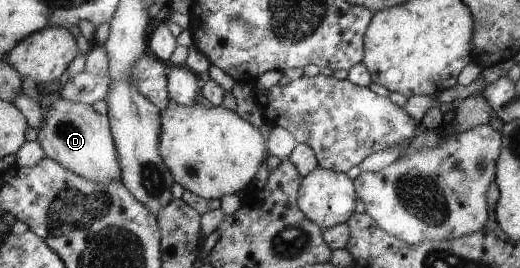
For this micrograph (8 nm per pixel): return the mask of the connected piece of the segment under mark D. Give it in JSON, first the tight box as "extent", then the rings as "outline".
{"extent":[36,95,122,183],"outline":[[[62,95],[51,106],[44,108],[44,114],[45,123],[39,129],[36,140],[46,156],[88,180],[99,183],[122,180],[120,155],[108,114],[98,112],[94,105],[74,102]]]}

